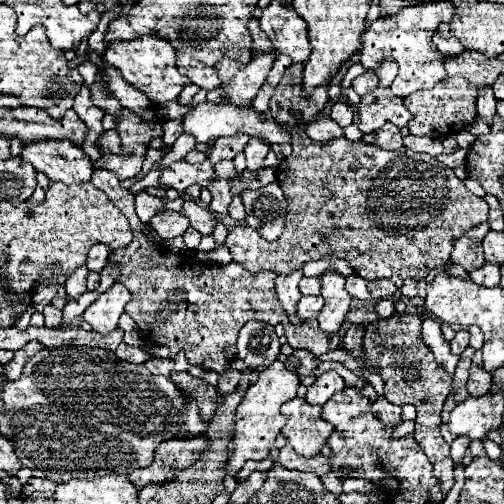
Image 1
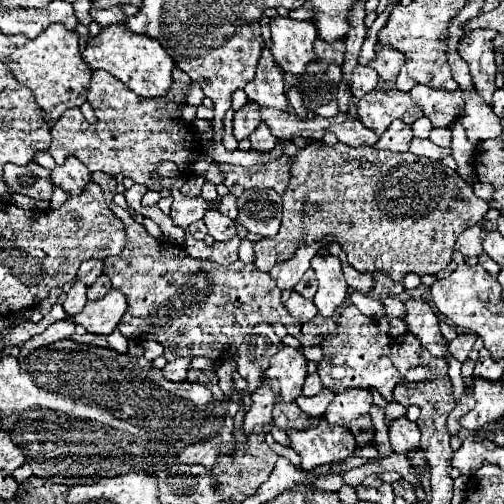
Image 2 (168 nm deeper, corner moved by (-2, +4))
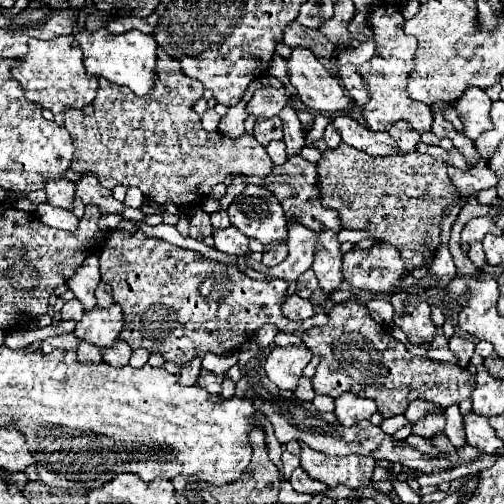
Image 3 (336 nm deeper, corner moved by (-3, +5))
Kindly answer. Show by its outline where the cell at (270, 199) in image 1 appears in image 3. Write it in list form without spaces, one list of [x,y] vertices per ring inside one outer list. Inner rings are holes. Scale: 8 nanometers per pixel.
[[[247,185],[247,189],[239,197],[235,197],[235,201],[229,205],[227,213],[231,225],[237,227],[249,239],[257,239],[263,245],[277,245],[287,239],[287,217],[283,213],[283,207],[279,205],[277,197],[265,187]]]

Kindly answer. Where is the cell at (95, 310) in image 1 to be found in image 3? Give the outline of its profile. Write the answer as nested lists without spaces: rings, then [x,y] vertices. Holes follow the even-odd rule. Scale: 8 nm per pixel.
[[[115,303],[109,309],[91,309],[77,323],[75,337],[97,347],[111,347],[123,329],[123,311]]]

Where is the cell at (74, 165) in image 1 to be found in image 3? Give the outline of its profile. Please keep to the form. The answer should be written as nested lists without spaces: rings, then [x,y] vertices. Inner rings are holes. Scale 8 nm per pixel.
[[[81,175],[81,181],[77,183],[77,197],[85,205],[97,205],[103,215],[107,215],[107,213],[121,213],[123,207],[125,207],[123,203],[113,199],[111,191],[105,189],[95,179],[95,175]]]

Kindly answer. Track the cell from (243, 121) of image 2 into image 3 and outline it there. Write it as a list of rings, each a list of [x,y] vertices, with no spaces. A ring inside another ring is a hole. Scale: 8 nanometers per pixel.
[[[261,87],[253,93],[253,99],[247,103],[247,111],[255,117],[273,117],[287,105],[289,99],[289,93],[283,89]]]

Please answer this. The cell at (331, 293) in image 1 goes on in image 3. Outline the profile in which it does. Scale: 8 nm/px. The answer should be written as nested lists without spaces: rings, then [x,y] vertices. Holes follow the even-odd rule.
[[[329,229],[319,231],[319,247],[315,249],[315,261],[311,269],[315,271],[319,285],[325,293],[333,293],[335,289],[339,289],[343,281],[341,263],[343,263],[343,253],[339,249],[337,235]]]

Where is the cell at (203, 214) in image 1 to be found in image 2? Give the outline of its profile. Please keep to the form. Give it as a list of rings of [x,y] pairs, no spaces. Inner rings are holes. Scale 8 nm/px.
[[[208,210],[202,220],[208,228],[208,234],[218,242],[224,242],[224,240],[230,240],[232,236],[236,236],[234,222],[230,218],[226,218],[224,214],[220,214],[218,210]]]

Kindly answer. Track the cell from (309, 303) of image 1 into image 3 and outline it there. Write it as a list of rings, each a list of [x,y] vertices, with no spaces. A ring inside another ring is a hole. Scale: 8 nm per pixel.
[[[289,295],[287,301],[281,305],[281,311],[291,321],[305,321],[315,315],[313,305],[307,299],[301,299],[299,295]]]

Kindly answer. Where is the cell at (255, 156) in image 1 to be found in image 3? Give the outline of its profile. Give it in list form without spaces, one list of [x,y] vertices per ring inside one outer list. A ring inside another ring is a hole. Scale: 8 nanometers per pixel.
[[[271,117],[271,119],[257,119],[255,123],[255,139],[265,147],[275,139],[283,139],[283,129],[281,129],[281,119]]]

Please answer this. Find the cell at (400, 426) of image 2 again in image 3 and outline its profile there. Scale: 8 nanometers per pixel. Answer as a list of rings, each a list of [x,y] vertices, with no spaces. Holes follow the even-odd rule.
[[[409,435],[409,437],[407,437],[407,443],[409,443],[413,449],[421,451],[423,455],[427,455],[427,457],[439,457],[439,451],[437,451],[437,449],[435,449],[427,439],[423,439],[423,437]]]

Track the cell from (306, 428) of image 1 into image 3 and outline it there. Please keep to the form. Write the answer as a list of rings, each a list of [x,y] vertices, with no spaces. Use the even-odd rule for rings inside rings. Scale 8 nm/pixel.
[[[301,445],[301,467],[309,473],[309,477],[327,483],[329,487],[335,485],[347,485],[349,489],[361,489],[369,487],[373,479],[375,461],[371,457],[331,457],[325,453],[319,453],[315,449],[309,449],[307,445]]]

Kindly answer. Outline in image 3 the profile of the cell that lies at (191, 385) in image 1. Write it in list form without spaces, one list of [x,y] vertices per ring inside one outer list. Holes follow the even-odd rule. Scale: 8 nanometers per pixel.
[[[203,371],[197,383],[199,383],[203,389],[207,389],[209,393],[221,393],[221,383],[223,383],[223,379],[225,379],[225,377],[221,377],[221,375]]]

